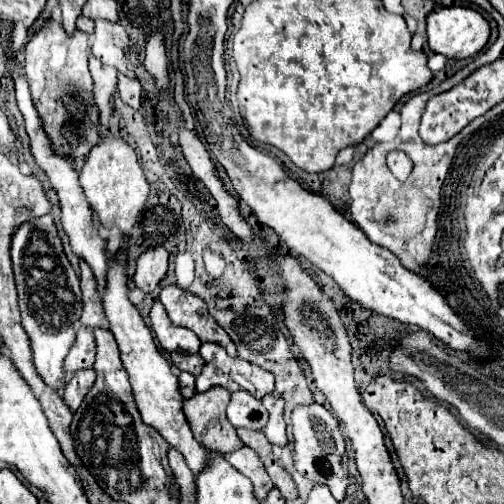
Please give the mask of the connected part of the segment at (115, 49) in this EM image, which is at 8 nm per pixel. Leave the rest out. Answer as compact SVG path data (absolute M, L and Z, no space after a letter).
M95 20L93 34L93 56L103 64L117 68L127 76L135 76L129 68L129 36L119 24L107 24L105 20Z

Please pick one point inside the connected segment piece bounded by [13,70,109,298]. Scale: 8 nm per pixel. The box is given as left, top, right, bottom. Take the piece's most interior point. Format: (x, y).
(86, 242)

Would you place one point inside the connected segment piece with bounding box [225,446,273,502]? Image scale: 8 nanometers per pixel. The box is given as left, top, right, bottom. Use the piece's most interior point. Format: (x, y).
(244, 460)

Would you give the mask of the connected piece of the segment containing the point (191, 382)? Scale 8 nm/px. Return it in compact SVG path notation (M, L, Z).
M181 372L179 374L179 392L183 398L191 398L195 394L195 376Z

